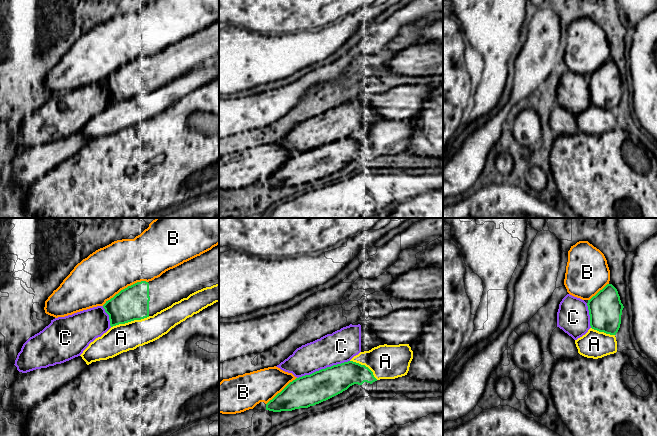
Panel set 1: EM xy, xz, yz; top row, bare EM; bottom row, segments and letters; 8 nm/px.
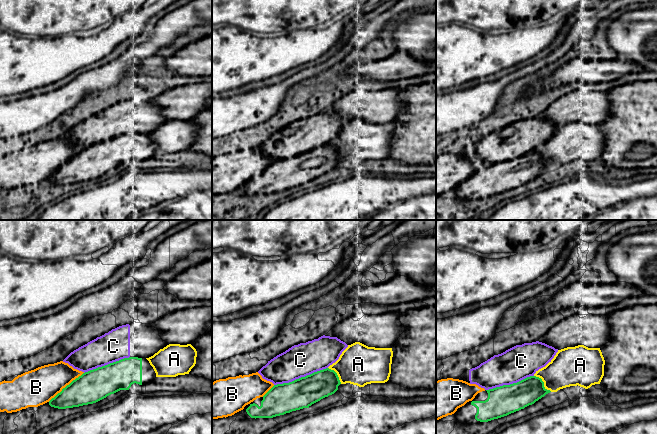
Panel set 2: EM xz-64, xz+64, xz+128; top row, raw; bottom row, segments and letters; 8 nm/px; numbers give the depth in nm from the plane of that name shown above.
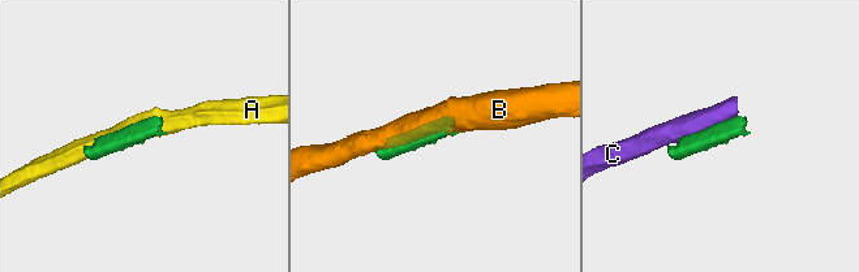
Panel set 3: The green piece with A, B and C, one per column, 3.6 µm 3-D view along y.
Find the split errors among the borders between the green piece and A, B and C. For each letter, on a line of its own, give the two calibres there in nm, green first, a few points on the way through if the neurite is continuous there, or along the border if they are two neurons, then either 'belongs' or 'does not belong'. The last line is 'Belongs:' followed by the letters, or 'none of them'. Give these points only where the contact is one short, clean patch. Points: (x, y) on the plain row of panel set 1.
A: 280/220 nm | does not belong
B: 280/380 nm | does not belong
C: 260/260 nm | does not belong
Belongs: none of them

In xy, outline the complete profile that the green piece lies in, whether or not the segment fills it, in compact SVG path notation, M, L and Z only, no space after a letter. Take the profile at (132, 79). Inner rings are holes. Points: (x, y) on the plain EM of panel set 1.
M219 20L211 26L170 45L152 57L137 58L121 66L103 81L109 91L110 102L125 100L153 92L190 70L219 59Z

